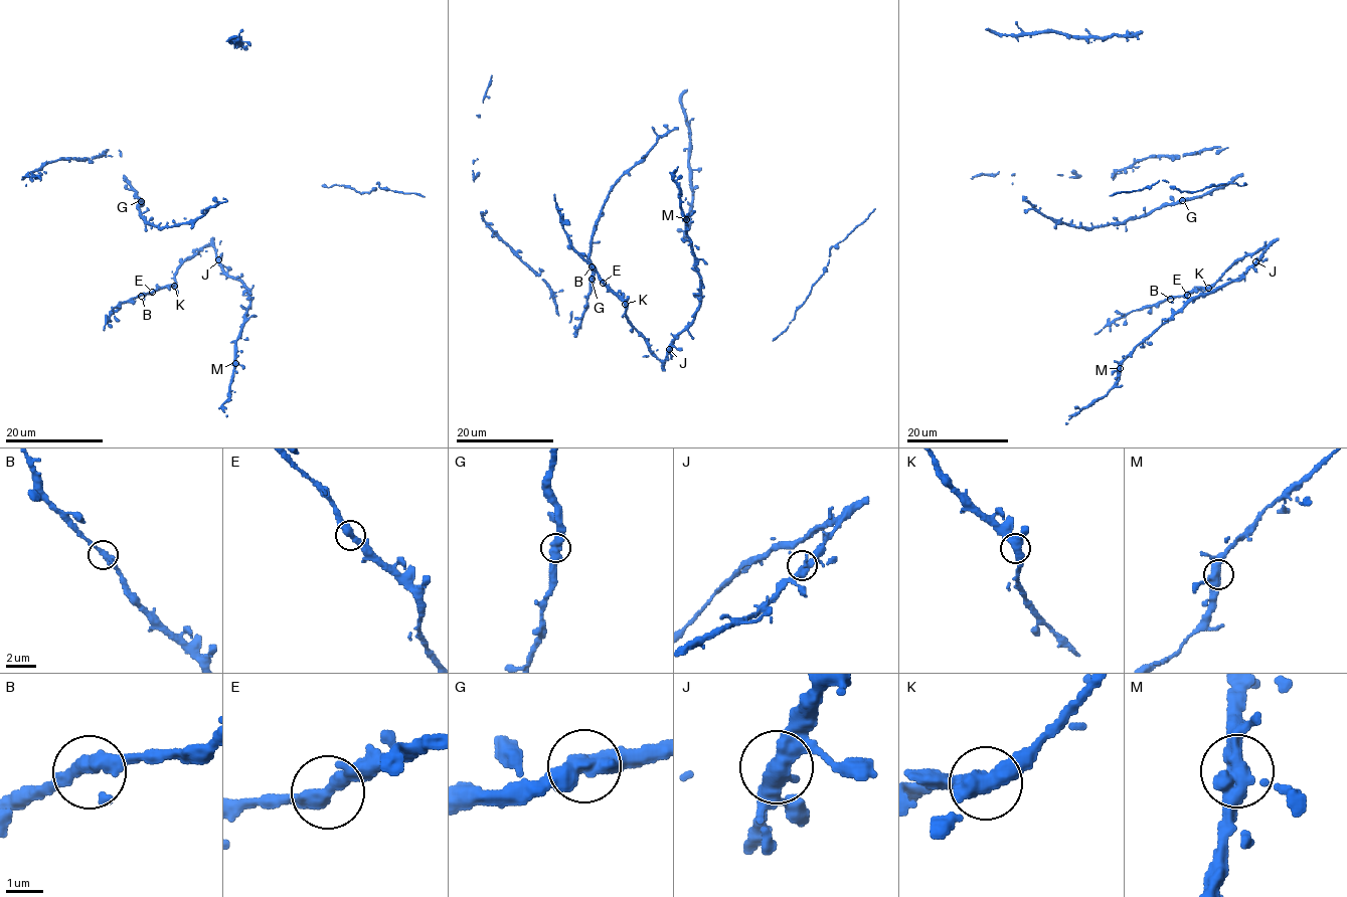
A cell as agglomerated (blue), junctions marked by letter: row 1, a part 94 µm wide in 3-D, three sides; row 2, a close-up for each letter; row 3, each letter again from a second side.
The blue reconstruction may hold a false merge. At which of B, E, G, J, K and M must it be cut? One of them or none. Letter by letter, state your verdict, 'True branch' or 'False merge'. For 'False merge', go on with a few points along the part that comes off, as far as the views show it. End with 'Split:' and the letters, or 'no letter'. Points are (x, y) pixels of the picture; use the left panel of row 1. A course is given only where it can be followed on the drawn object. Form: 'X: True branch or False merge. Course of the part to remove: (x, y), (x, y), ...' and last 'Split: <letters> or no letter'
B: True branch
E: True branch
G: True branch
J: True branch
K: True branch
M: True branch
Split: no letter

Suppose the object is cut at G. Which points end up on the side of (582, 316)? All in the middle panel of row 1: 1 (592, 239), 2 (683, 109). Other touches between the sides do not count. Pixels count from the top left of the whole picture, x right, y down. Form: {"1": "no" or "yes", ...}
{"1": "no", "2": "yes"}

